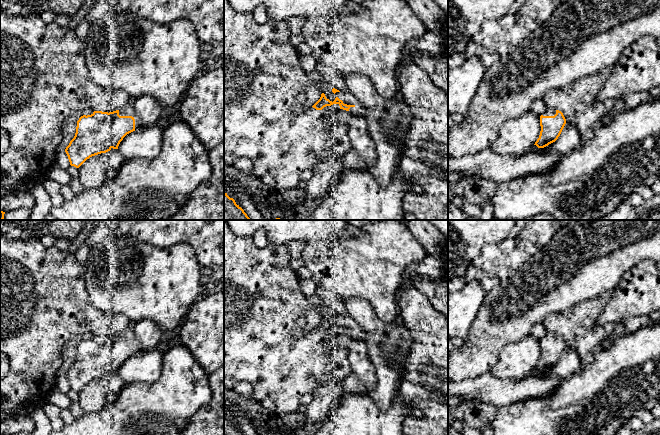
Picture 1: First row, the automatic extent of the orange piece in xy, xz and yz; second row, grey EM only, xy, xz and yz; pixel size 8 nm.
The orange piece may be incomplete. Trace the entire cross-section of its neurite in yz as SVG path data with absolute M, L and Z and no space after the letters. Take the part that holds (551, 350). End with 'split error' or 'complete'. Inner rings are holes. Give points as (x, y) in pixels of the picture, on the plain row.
M548 332L540 340L541 355L534 369L538 372L544 372L555 366L560 360L565 348L566 343L561 335Z; split error

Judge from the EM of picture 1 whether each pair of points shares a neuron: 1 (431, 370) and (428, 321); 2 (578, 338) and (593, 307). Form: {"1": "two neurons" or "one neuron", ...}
{"1": "one neuron", "2": "one neuron"}

